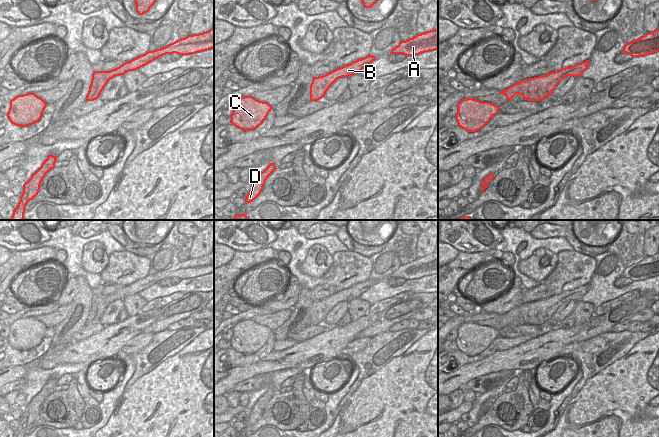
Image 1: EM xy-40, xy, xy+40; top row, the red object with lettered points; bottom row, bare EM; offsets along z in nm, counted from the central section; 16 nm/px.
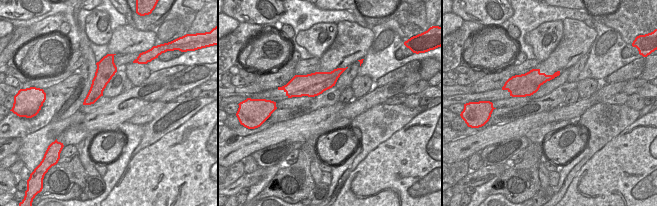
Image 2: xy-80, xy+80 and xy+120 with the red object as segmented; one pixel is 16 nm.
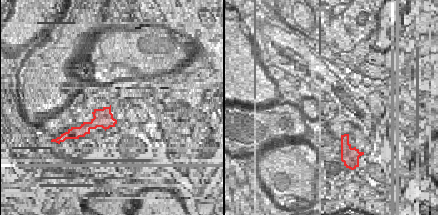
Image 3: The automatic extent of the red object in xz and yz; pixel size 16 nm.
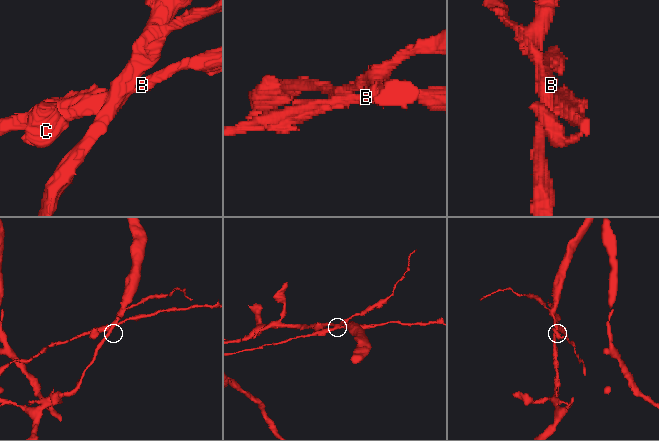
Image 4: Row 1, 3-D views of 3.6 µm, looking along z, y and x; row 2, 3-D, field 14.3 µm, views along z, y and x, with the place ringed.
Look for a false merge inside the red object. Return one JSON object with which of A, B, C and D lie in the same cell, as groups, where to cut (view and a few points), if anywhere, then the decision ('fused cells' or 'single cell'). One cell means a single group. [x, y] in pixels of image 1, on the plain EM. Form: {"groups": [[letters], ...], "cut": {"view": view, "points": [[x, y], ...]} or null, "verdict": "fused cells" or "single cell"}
{"groups": [["A", "B", "C"], ["D"]], "cut": {"view": "xy", "points": [[321, 300], [325, 306], [326, 314]]}, "verdict": "fused cells"}

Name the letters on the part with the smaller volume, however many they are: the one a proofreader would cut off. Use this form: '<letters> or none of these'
A, B, C

